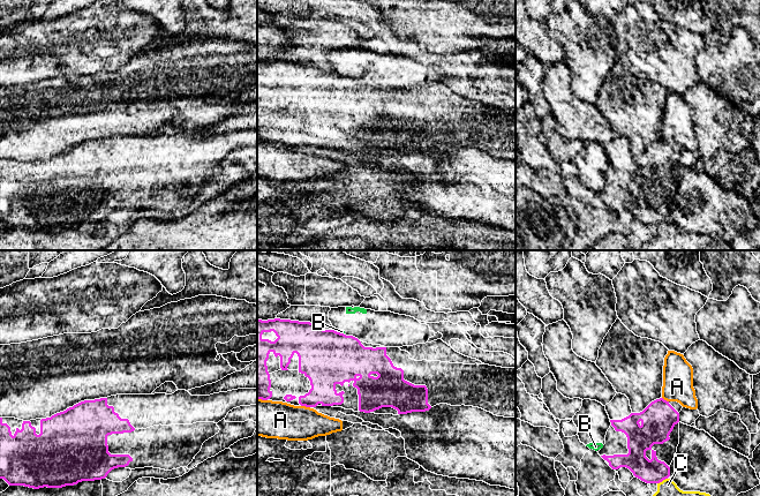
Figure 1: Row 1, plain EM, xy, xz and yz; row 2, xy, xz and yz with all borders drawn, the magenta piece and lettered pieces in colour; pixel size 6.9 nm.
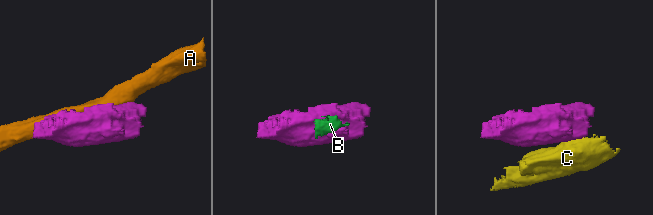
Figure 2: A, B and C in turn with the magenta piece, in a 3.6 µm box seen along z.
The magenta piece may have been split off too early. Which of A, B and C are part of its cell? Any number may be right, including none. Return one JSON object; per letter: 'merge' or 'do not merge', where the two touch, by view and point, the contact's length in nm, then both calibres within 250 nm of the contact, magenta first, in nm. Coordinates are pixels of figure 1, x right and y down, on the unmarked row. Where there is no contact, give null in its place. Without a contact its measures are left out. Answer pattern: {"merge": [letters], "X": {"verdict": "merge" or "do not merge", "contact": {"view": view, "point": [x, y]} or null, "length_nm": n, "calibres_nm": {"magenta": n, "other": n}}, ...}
{"merge": [], "A": {"verdict": "do not merge", "contact": {"view": "xz", "point": [306, 148]}, "length_nm": 70, "calibres_nm": {"magenta": 200, "other": 260}}, "B": {"verdict": "do not merge", "contact": {"view": "xz", "point": [341, 75]}, "length_nm": 40, "calibres_nm": {"magenta": 380, "other": 30}}, "C": {"verdict": "do not merge", "contact": {"view": "yz", "point": [662, 222]}, "length_nm": 80, "calibres_nm": {"magenta": 170, "other": 300}}}

